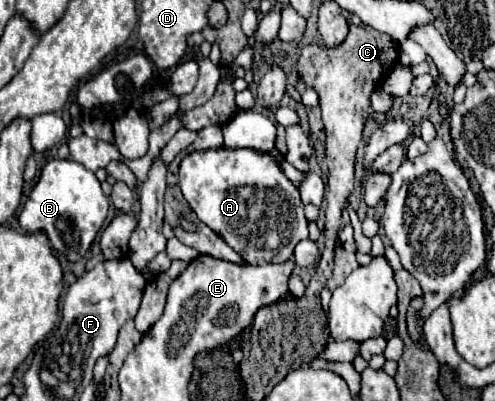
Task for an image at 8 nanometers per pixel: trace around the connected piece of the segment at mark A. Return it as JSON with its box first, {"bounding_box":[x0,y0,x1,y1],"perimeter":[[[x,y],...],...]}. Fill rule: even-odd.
{"bounding_box":[178,147,308,265],"perimeter":[[[226,147],[194,151],[180,161],[178,185],[198,219],[212,231],[216,231],[250,265],[284,263],[292,259],[296,243],[308,239],[308,221],[304,217],[304,203],[300,199],[298,187],[290,179],[286,179],[276,159],[268,153]]]}

